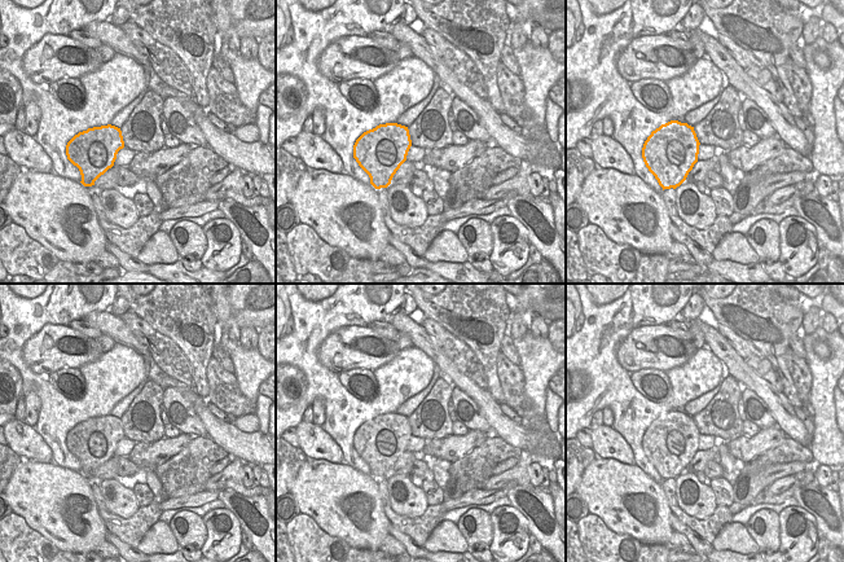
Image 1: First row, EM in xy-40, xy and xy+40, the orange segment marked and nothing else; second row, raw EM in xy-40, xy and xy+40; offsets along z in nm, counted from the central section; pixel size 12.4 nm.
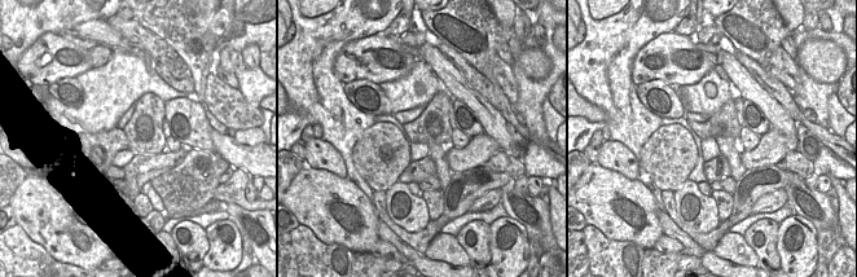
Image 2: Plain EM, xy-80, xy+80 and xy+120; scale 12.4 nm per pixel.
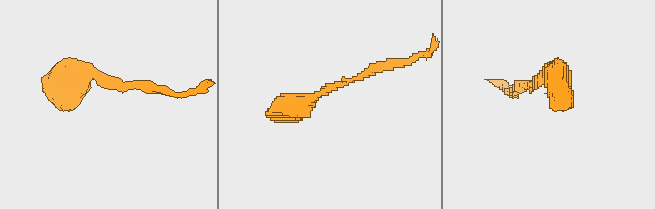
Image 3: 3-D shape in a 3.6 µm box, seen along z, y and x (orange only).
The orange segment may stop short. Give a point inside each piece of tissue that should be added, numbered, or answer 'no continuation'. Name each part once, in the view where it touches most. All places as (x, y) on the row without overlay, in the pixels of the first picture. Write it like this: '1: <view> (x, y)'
no continuation

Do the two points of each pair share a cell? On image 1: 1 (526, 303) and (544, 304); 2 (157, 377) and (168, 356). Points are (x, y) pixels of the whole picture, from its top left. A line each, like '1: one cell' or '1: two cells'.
1: one cell
2: two cells

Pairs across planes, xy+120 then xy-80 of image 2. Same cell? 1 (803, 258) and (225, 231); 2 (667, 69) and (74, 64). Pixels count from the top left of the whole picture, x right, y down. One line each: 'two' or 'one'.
1: one
2: one

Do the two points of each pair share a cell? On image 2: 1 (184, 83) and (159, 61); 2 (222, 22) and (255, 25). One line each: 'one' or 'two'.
1: one
2: one

